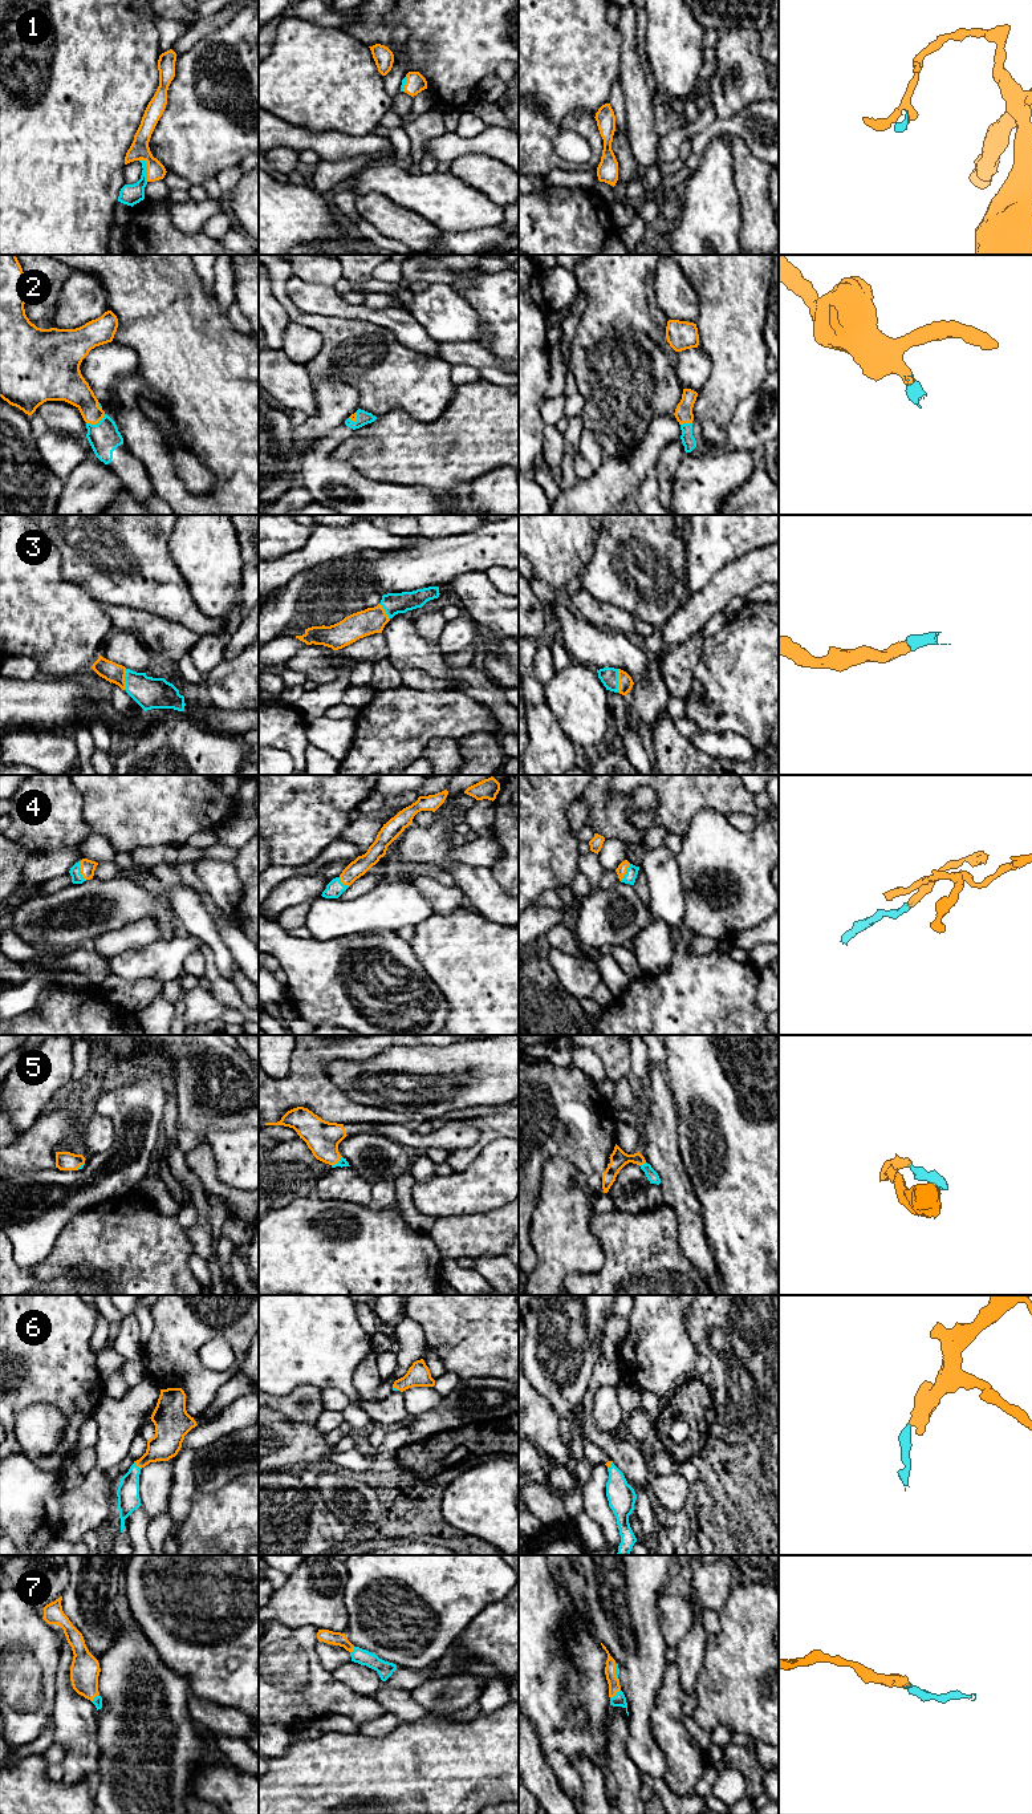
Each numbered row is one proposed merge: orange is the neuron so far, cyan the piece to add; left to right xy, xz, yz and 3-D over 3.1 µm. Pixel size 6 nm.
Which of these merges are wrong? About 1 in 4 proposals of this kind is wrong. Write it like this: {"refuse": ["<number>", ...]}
{"refuse": []}

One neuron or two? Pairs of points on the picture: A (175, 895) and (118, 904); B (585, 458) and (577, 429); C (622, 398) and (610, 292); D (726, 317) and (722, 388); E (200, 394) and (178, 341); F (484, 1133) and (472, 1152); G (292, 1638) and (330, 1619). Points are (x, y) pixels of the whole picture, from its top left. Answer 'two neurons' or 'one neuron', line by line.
A: two neurons
B: two neurons
C: one neuron
D: one neuron
E: one neuron
F: one neuron
G: two neurons

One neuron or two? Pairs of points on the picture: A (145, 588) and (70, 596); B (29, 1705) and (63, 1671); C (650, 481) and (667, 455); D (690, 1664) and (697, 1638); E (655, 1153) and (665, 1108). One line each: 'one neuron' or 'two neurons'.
A: two neurons
B: two neurons
C: two neurons
D: one neuron
E: one neuron

